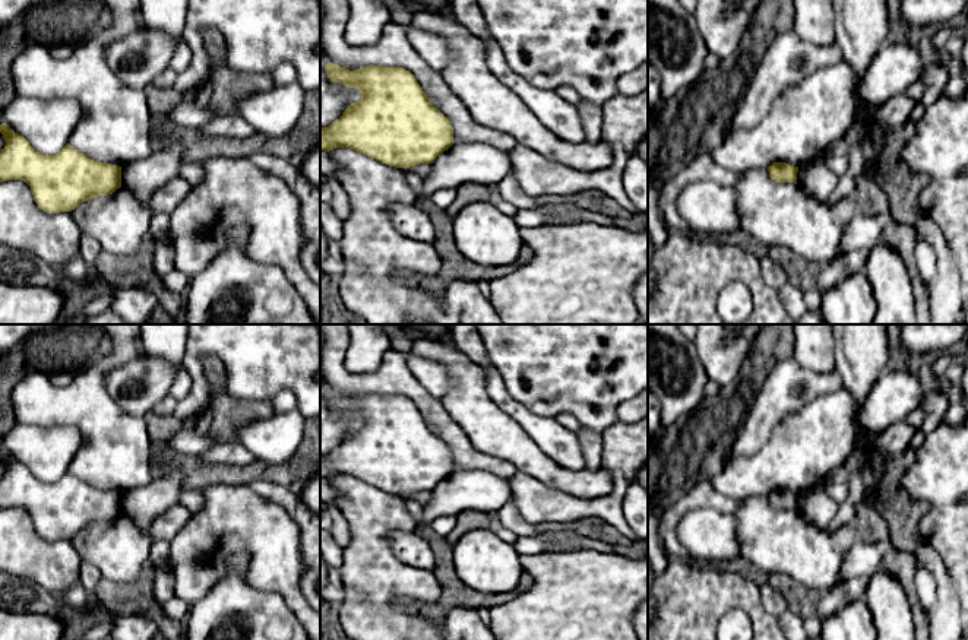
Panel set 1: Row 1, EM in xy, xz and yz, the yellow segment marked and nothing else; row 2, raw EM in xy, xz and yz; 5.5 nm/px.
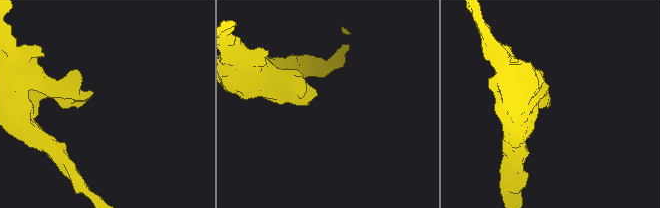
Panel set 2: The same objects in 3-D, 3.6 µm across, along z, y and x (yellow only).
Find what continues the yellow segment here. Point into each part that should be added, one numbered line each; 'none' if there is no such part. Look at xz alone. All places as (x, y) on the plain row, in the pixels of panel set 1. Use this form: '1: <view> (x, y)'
none

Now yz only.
none

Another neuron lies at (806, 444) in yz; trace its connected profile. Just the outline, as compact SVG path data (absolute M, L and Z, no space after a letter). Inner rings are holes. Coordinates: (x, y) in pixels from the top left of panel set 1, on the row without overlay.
M842 386L816 396L785 415L756 454L734 454L721 471L711 472L714 489L746 501L774 489L800 494L820 485L852 452L852 406Z

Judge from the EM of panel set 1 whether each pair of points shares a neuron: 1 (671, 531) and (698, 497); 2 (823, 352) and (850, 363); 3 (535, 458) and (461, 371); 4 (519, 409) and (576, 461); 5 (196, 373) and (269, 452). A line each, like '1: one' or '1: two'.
1: one
2: two
3: one
4: one
5: two

